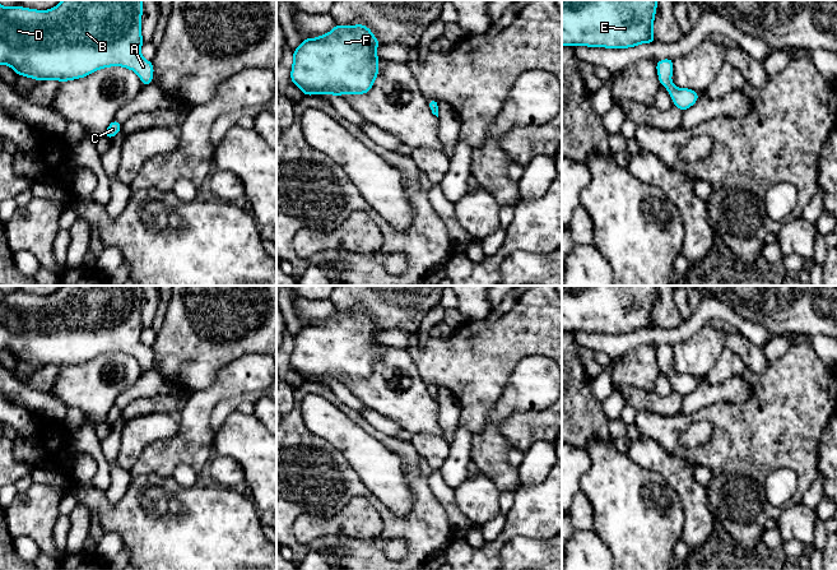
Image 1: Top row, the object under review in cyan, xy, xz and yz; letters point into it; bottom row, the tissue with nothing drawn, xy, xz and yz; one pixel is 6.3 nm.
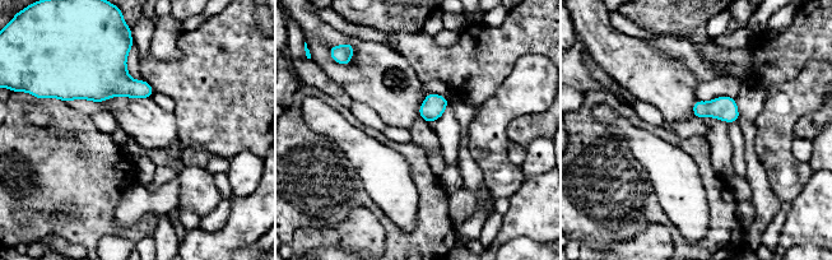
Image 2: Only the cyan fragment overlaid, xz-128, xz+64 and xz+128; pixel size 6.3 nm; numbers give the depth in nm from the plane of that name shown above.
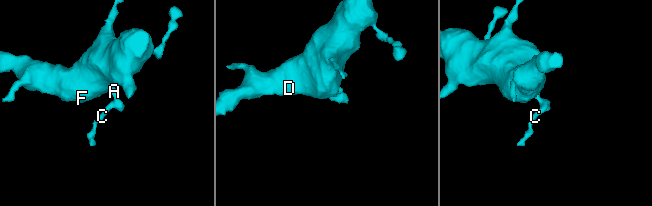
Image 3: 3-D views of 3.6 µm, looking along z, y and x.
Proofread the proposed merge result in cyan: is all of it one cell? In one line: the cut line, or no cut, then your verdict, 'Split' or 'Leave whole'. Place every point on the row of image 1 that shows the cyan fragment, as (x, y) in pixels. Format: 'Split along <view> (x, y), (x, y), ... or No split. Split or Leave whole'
No split. Leave whole

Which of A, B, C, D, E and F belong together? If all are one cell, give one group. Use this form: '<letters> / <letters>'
A B C D E F

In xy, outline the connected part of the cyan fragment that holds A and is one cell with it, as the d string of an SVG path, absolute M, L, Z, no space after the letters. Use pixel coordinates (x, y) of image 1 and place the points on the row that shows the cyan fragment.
M62 0L48 10L0 5L0 65L9 65L15 74L41 80L69 82L111 66L135 71L143 85L153 82L154 66L141 56L143 0Z

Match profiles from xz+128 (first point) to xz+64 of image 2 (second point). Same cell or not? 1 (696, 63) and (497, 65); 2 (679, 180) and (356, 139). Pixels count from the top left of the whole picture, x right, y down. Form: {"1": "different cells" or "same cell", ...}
{"1": "same cell", "2": "same cell"}

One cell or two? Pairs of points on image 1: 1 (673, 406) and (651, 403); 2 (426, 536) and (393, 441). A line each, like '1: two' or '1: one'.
1: one
2: one

